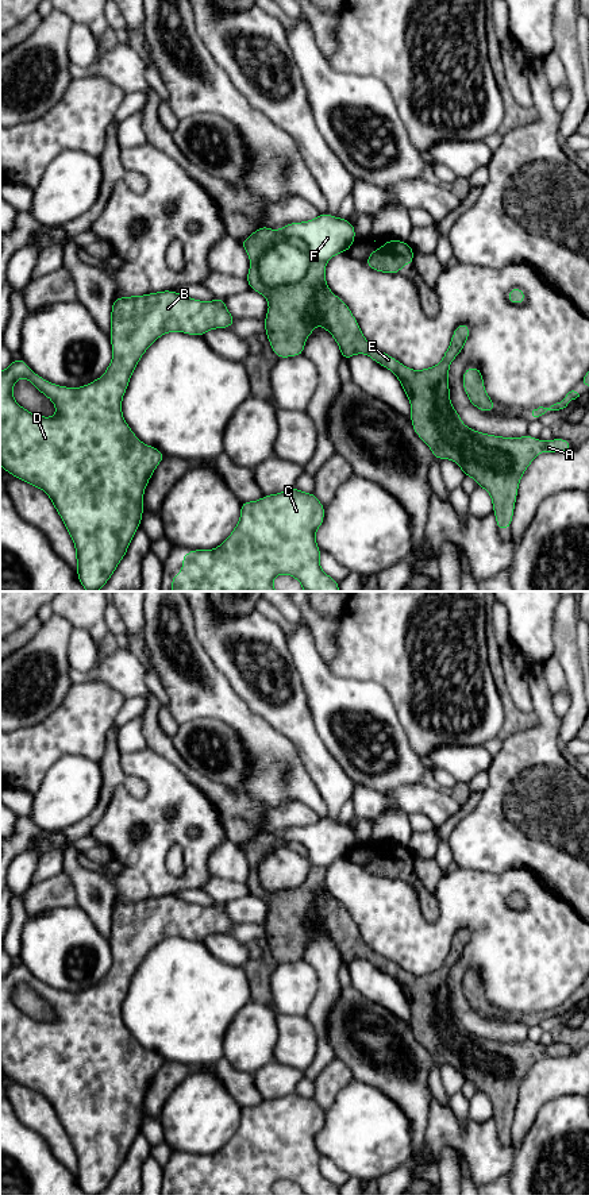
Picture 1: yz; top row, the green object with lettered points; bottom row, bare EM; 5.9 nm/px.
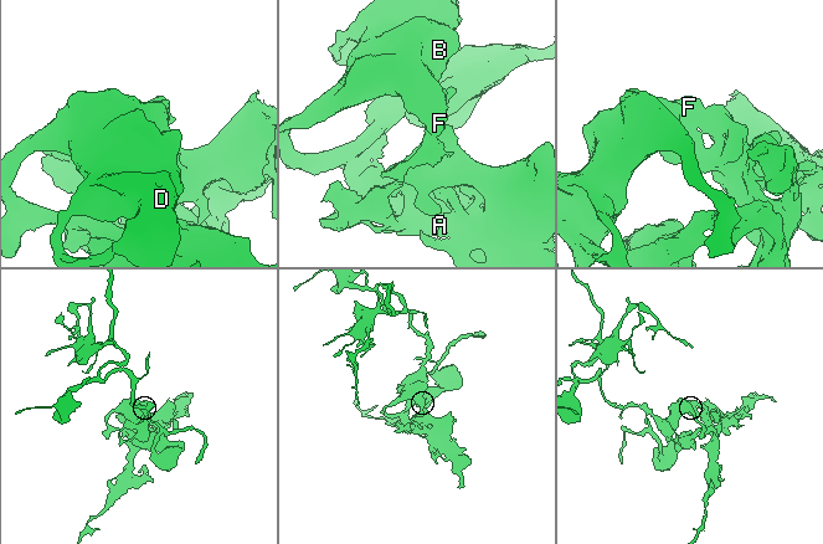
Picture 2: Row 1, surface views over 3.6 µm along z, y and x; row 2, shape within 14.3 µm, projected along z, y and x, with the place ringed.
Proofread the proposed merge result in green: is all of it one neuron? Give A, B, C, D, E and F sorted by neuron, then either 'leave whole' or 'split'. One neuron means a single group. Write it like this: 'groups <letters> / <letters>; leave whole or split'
groups A E / B C D F; split

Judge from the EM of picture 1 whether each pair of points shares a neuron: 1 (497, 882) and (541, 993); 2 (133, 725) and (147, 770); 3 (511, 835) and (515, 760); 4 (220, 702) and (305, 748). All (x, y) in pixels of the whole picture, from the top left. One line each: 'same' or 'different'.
1: same
2: different
3: same
4: different

